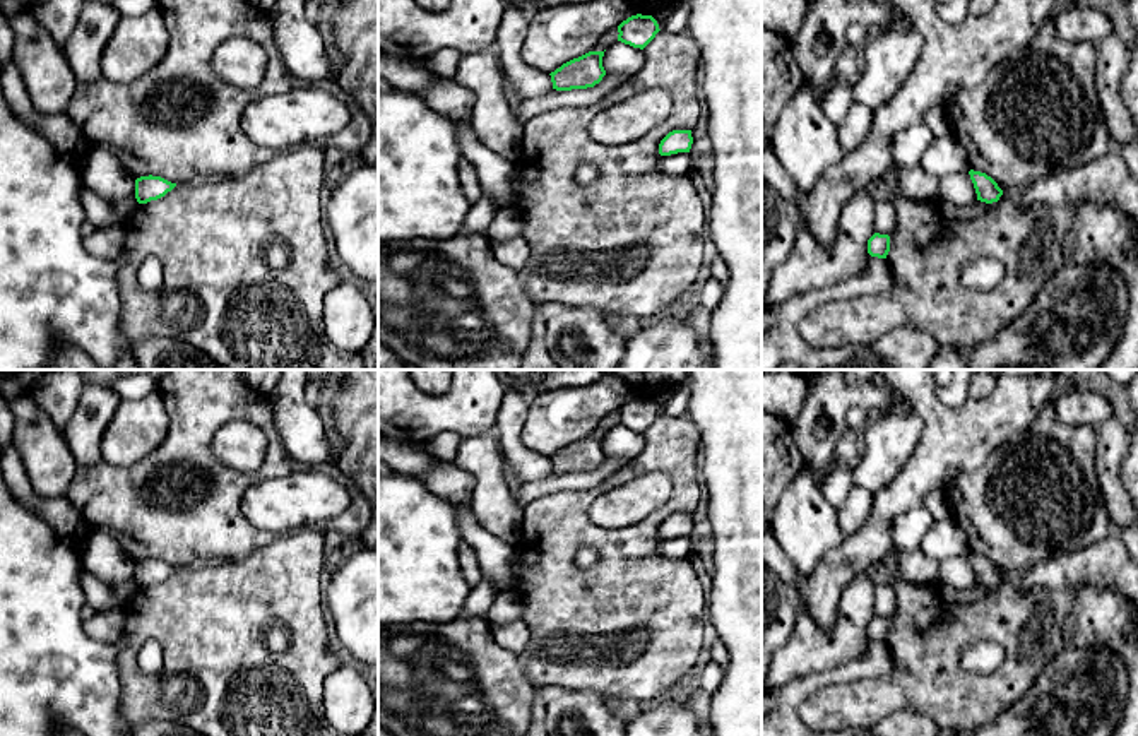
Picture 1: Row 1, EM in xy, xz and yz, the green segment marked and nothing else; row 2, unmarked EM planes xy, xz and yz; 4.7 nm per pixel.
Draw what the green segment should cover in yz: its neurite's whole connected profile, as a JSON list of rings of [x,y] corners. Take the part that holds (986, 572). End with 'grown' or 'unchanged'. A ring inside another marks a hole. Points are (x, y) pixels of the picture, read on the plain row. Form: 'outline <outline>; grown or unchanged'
outline [[[970,553],[969,558],[974,567],[977,584],[986,587],[993,587],[999,584],[999,580],[1003,579],[1003,573],[998,570],[998,567],[991,560],[974,553]]]; unchanged

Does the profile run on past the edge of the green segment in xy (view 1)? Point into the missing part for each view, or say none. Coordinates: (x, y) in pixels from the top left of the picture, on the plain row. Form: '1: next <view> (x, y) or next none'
1: next none

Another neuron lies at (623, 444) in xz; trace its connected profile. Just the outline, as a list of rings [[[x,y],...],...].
[[[621,424],[609,428],[602,440],[606,457],[618,460],[631,460],[645,447],[645,435]]]

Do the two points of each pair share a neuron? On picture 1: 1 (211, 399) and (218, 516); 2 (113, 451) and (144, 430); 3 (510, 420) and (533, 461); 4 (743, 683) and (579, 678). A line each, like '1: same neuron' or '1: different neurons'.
1: same neuron
2: same neuron
3: same neuron
4: different neurons

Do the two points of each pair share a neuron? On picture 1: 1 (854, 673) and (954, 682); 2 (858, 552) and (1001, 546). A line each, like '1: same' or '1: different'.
1: different
2: different

